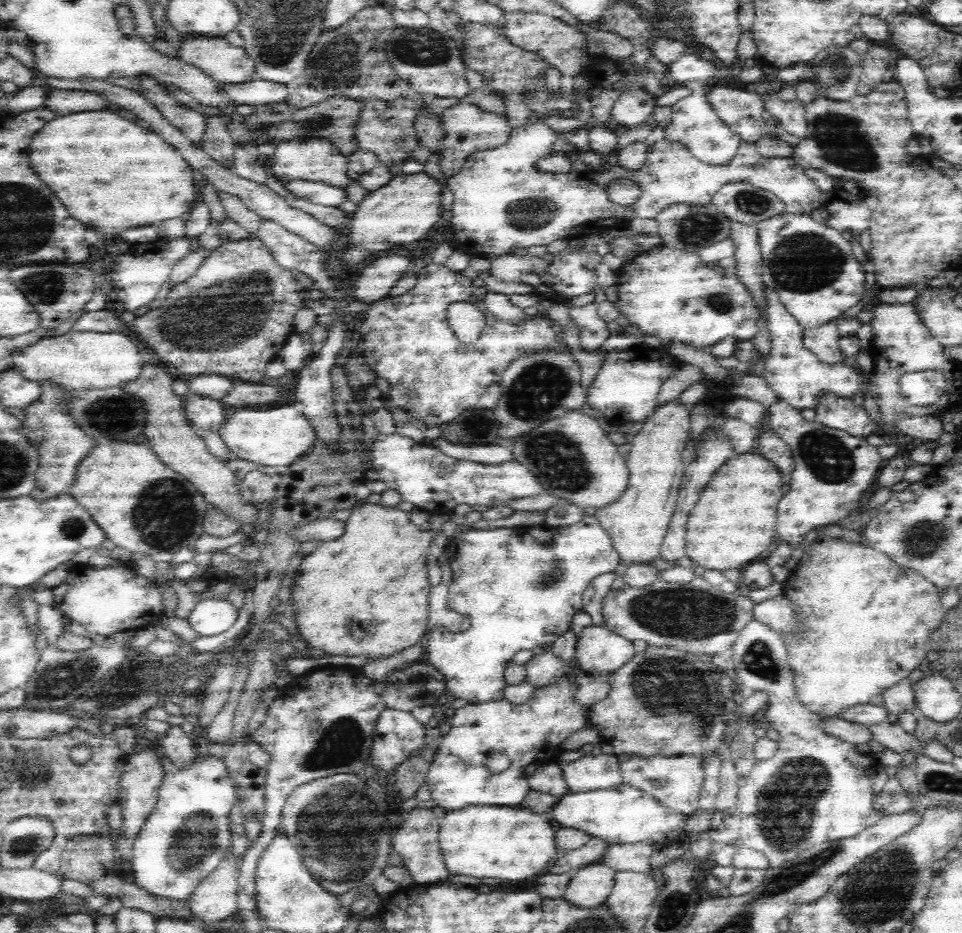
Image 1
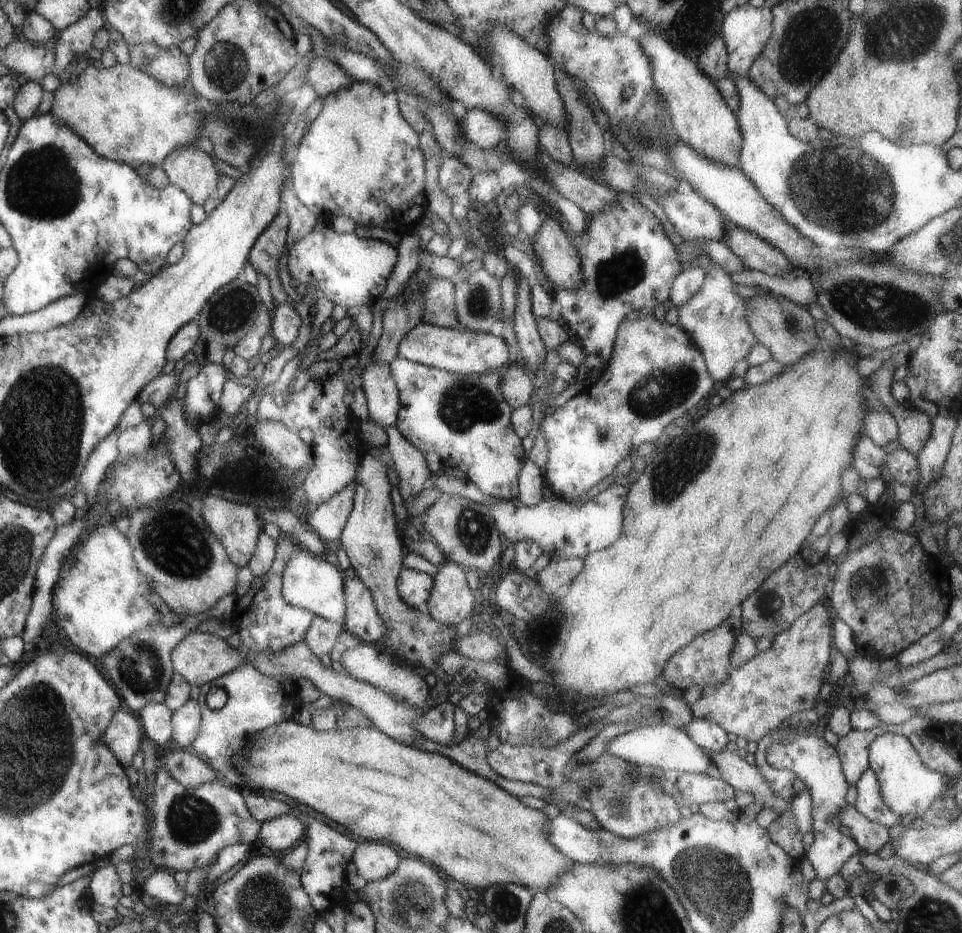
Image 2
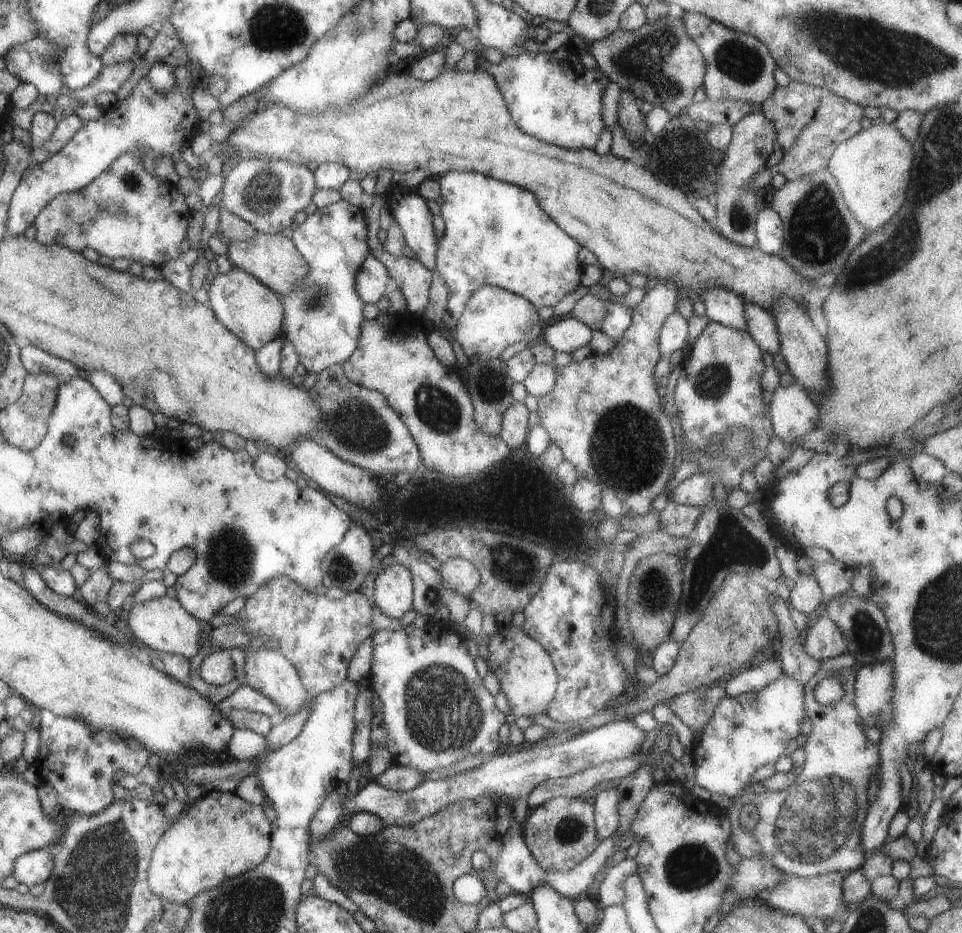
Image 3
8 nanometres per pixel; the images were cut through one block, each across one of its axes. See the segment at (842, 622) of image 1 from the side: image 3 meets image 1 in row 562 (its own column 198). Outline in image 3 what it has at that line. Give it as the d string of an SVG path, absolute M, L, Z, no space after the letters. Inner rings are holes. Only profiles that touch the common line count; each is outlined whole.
M234 792L203 793L177 815L151 851L147 884L155 896L190 908L191 898L255 868L268 853L271 827L262 805L245 802Z

